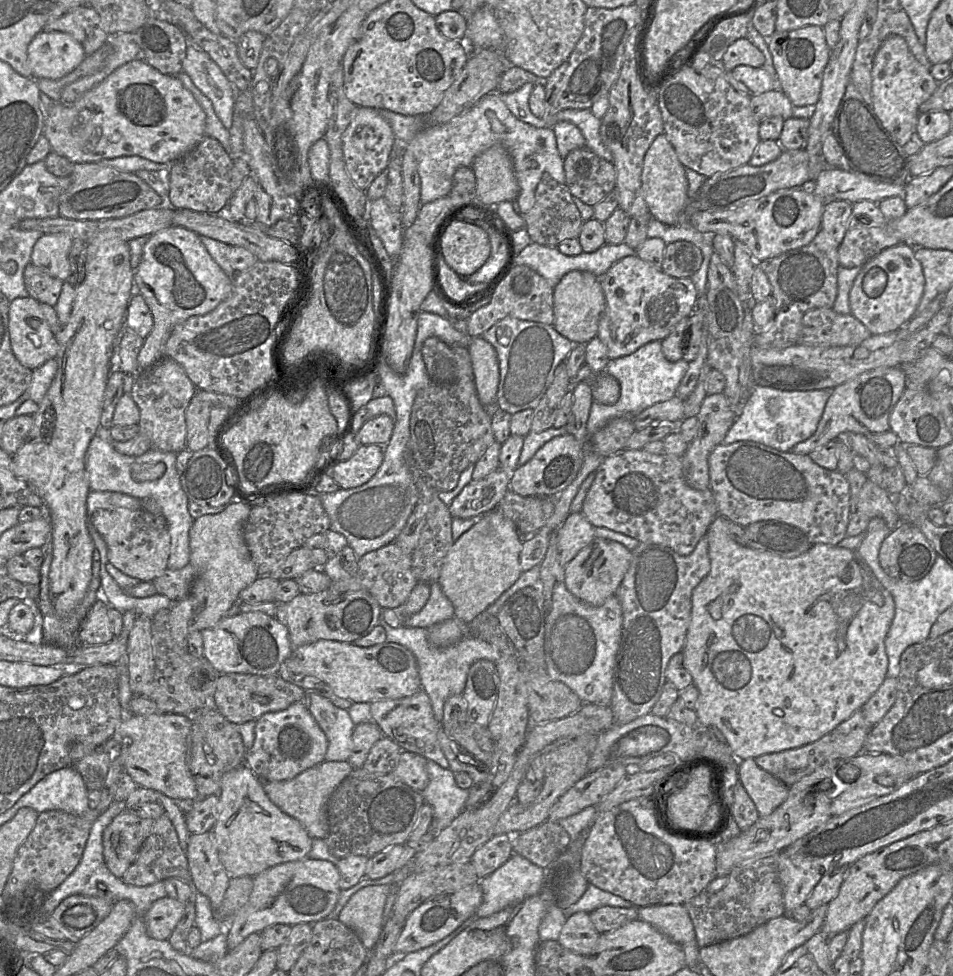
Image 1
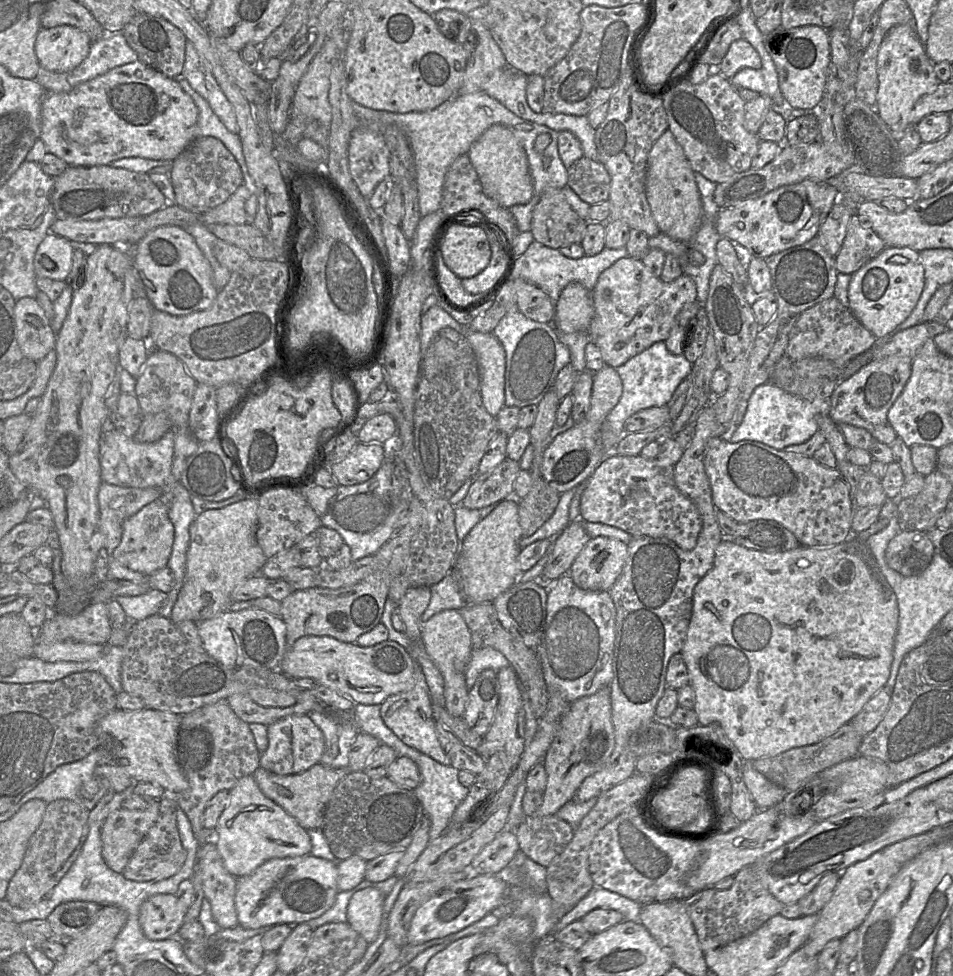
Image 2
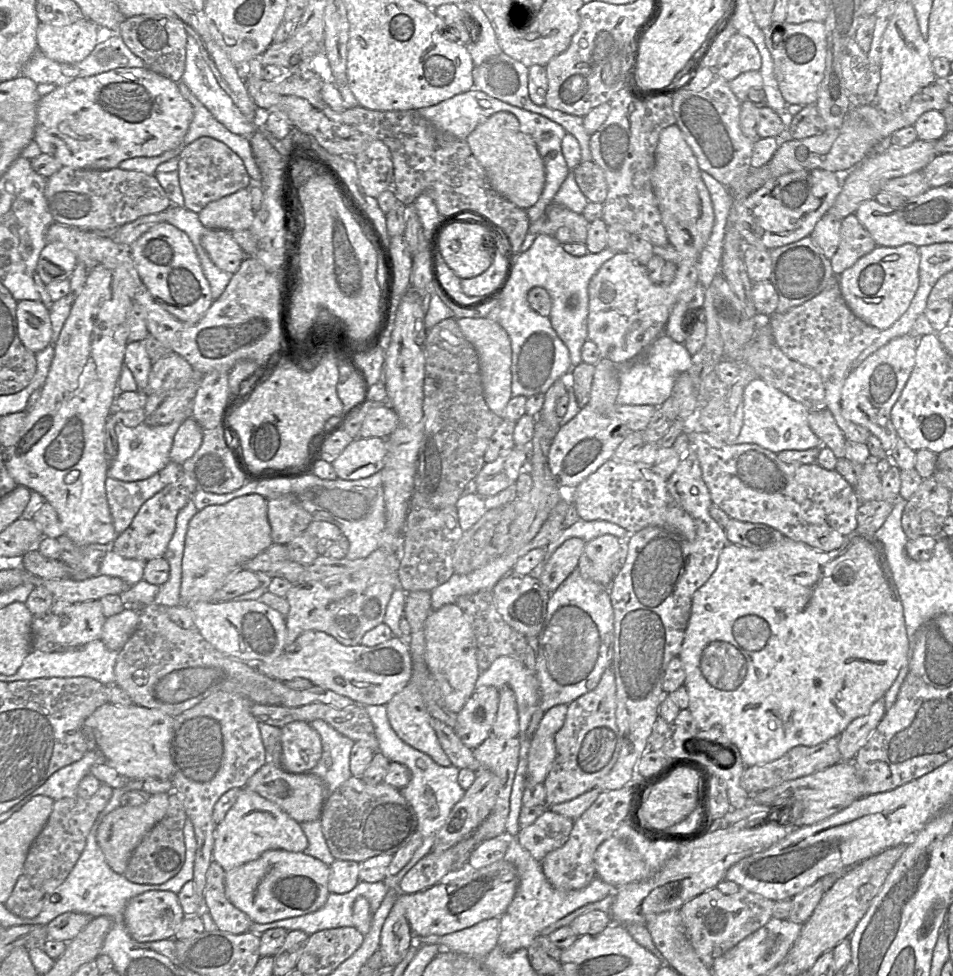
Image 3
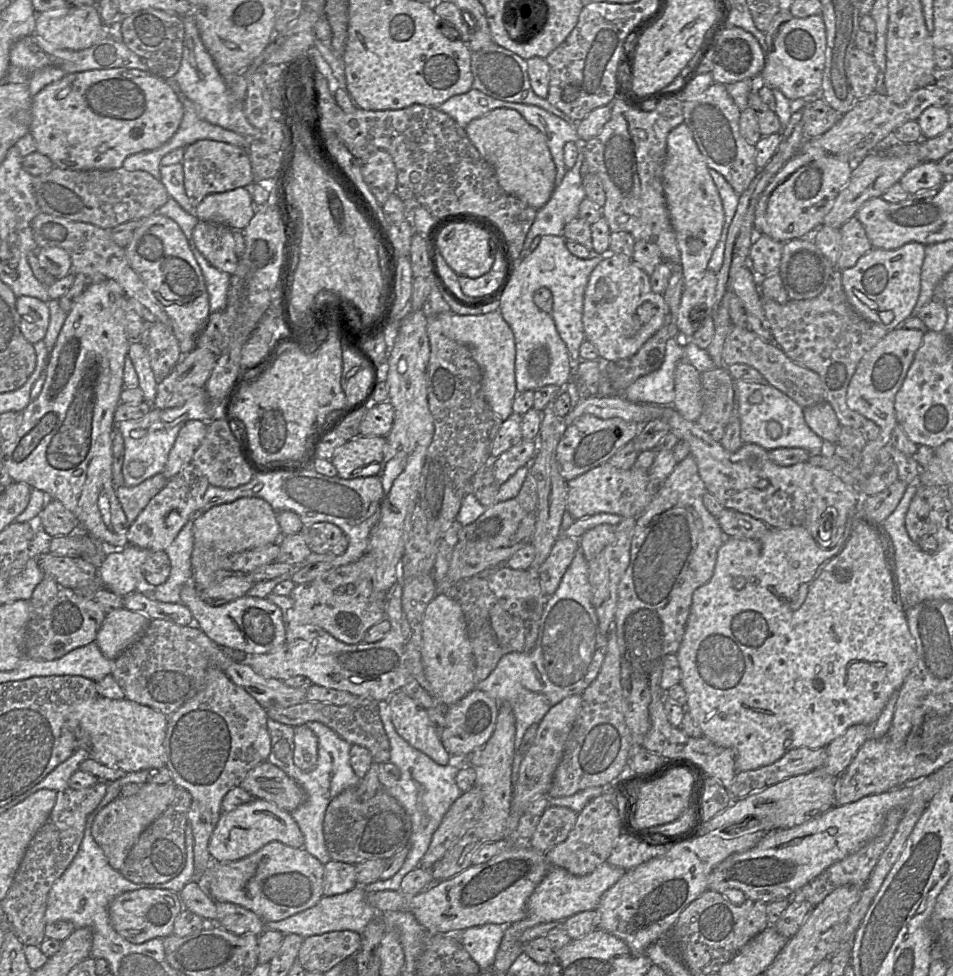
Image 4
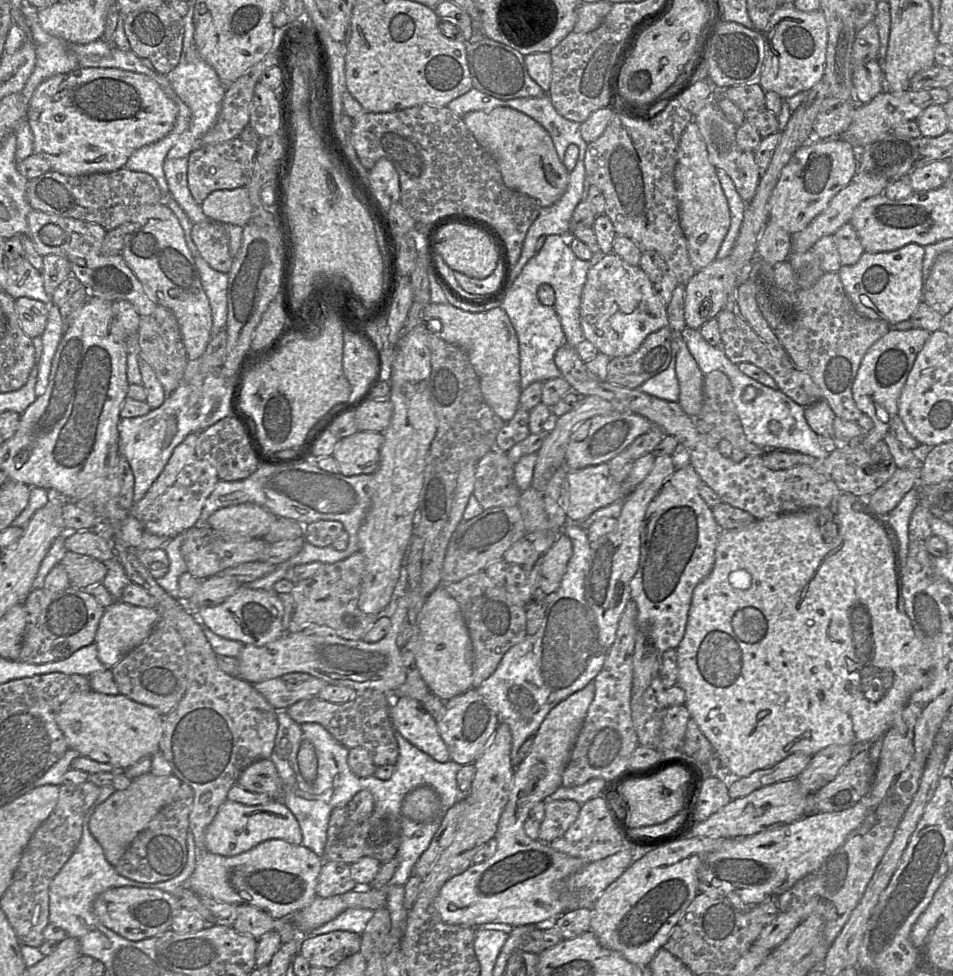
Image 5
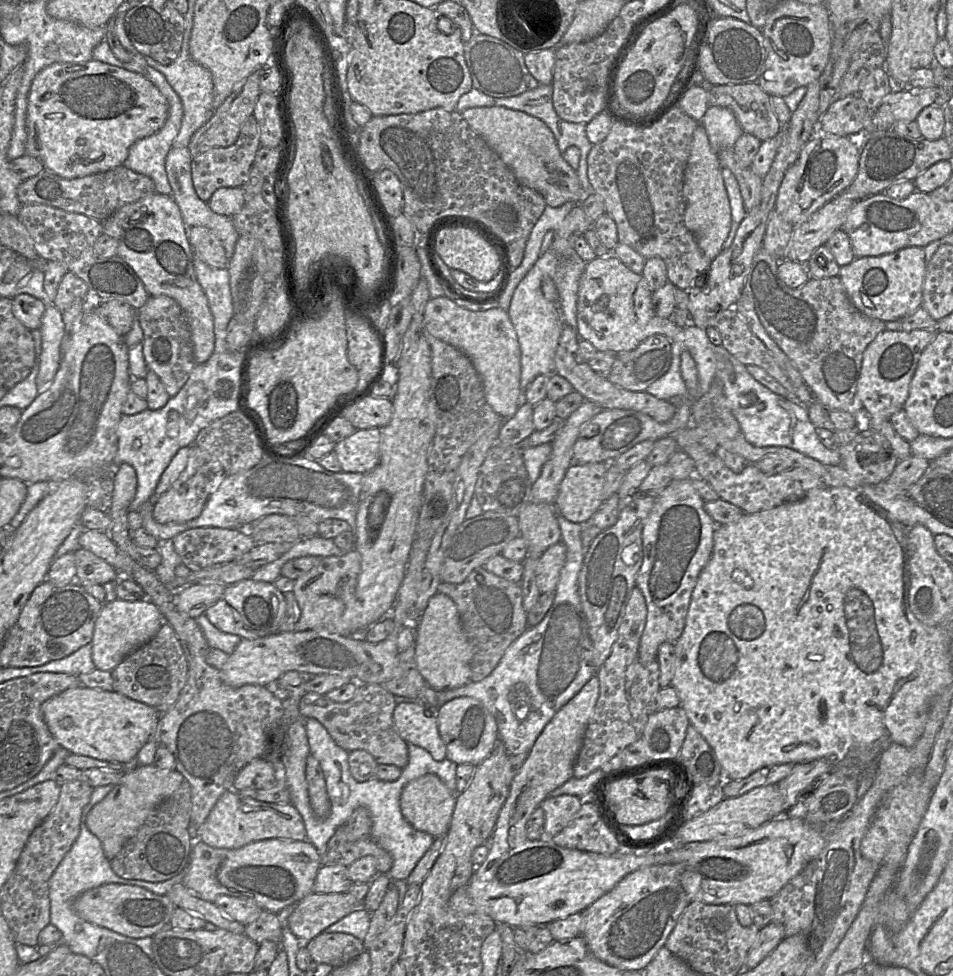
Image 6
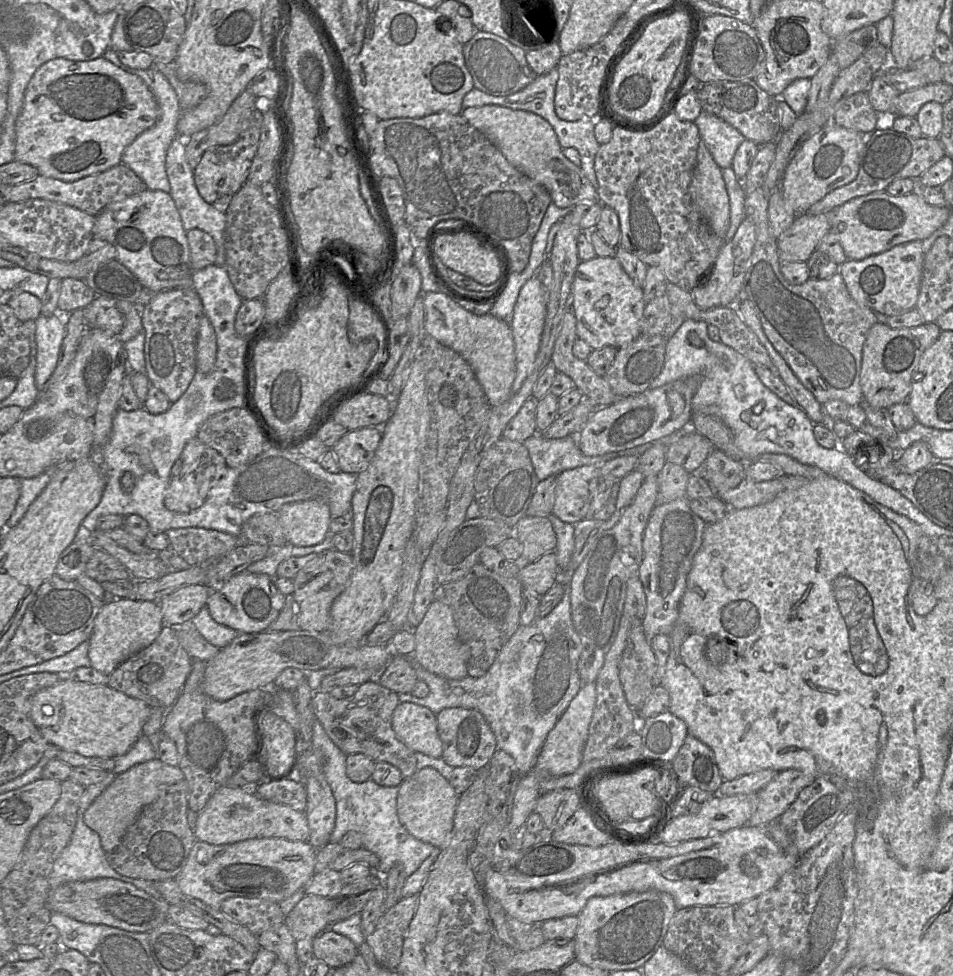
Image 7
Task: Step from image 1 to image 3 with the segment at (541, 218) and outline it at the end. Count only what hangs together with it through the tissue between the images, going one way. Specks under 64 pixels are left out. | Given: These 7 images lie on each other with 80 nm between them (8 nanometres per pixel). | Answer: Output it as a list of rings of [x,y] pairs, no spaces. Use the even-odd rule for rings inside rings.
[[[552,202],[547,206],[544,215],[545,222],[541,227],[541,234],[552,236],[562,245],[585,244],[590,222],[582,214]]]

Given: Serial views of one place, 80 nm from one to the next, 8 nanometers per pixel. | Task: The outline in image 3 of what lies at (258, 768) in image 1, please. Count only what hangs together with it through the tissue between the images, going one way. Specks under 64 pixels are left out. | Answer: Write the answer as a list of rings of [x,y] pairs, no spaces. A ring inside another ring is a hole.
[[[294,721],[281,728],[281,767],[293,774],[313,769],[322,755],[318,732],[305,721]]]

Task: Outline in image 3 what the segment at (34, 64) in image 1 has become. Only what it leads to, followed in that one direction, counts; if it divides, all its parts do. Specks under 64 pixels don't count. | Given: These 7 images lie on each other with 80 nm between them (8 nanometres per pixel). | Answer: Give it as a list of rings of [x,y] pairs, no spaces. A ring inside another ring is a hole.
[[[88,19],[68,25],[40,23],[38,51],[53,61],[75,64],[84,60],[107,33]]]

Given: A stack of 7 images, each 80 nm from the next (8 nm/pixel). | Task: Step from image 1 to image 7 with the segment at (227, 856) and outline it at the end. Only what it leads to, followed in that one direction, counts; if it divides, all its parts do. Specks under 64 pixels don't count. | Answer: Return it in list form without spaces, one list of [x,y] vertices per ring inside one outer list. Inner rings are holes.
[[[224,785],[218,788],[197,813],[194,835],[197,841],[212,845],[232,844],[253,838],[284,838],[308,841],[309,826],[305,812],[258,797],[251,788]]]

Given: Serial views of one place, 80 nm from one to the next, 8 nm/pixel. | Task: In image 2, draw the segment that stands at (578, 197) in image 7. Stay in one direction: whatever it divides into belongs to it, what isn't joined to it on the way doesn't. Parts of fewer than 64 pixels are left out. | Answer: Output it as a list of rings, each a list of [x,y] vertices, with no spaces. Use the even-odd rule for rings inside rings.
[[[492,125],[471,145],[468,156],[487,197],[505,208],[531,200],[534,190],[527,155],[510,129]]]

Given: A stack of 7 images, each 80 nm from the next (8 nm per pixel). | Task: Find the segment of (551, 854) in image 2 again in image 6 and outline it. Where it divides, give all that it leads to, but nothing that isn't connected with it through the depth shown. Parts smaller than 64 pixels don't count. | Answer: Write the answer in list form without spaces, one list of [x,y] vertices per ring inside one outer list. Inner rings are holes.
[[[573,795],[547,797],[540,807],[545,813],[543,831],[551,839],[562,831],[580,810],[582,800]]]

